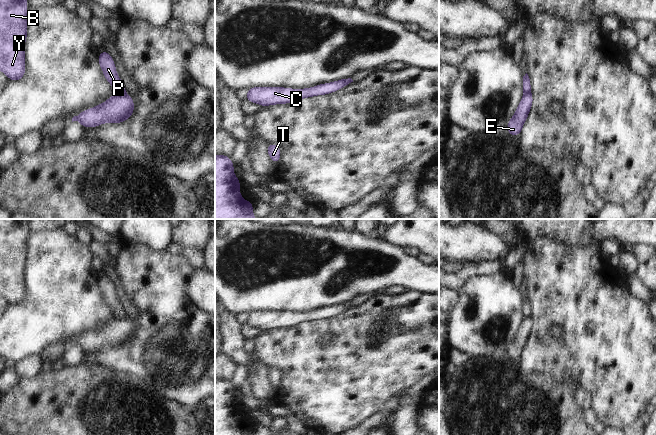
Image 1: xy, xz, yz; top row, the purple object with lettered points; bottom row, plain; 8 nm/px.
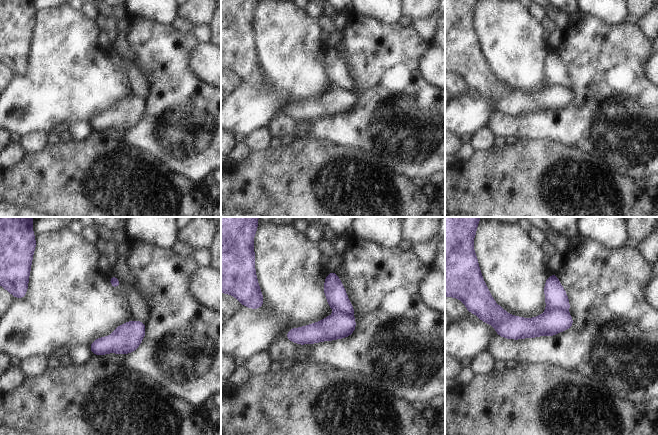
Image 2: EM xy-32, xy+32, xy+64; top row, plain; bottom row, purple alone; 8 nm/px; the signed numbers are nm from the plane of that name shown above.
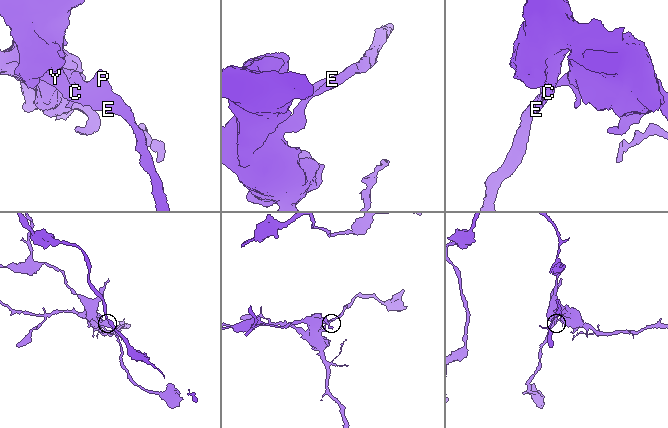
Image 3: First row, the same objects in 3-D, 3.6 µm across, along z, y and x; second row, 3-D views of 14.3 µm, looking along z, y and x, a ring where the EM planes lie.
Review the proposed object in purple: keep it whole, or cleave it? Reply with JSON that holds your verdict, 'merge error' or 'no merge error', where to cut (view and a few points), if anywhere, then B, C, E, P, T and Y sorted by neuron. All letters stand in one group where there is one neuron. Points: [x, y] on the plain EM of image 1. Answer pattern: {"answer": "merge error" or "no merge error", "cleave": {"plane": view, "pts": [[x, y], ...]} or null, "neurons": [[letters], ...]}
{"answer": "merge error", "cleave": {"plane": "xy", "pts": [[125, 317], [116, 318]]}, "neurons": [["B", "C", "E", "Y"], ["P", "T"]]}

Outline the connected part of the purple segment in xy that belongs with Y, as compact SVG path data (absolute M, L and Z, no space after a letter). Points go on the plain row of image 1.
M0 219L0 295L10 305L25 300L27 220Z

